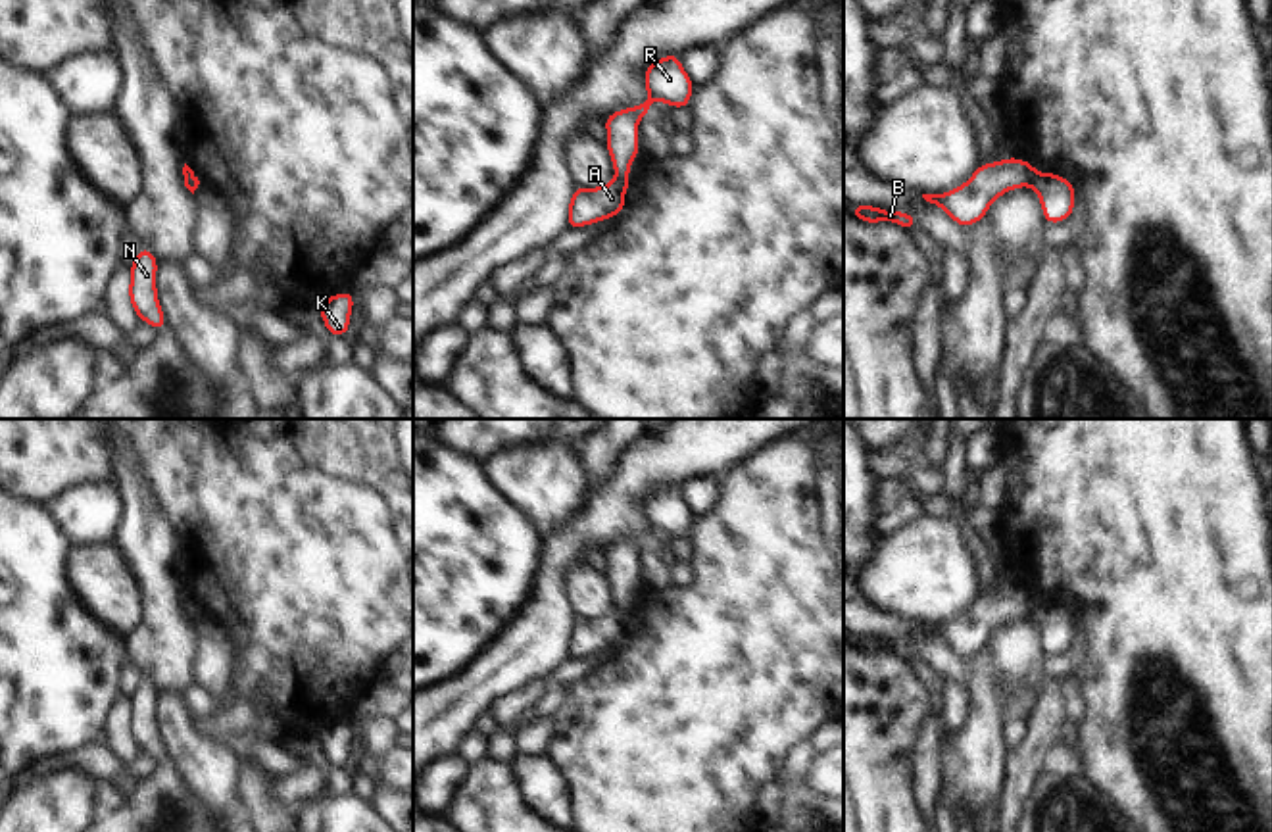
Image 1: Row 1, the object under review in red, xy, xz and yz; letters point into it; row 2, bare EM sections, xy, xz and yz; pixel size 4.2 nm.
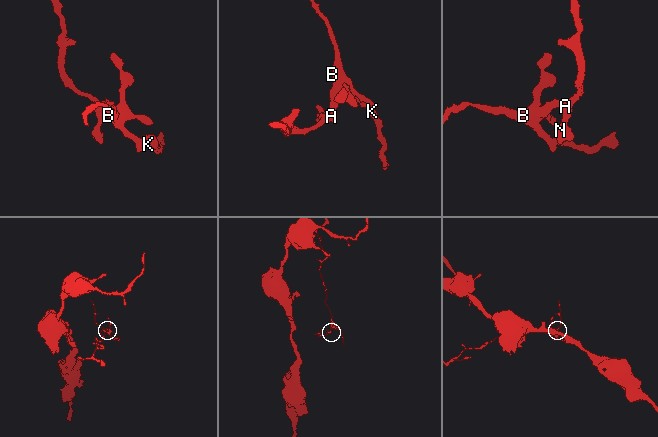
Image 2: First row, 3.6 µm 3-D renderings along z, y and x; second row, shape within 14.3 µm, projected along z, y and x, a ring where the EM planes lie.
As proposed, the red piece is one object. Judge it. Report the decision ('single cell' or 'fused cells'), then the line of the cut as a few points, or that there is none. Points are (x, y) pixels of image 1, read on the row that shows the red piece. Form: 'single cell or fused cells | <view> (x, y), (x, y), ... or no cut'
fused cells | xz (615, 175), (627, 177)

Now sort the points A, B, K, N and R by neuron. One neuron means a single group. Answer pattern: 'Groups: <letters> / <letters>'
Groups: A N / B K R

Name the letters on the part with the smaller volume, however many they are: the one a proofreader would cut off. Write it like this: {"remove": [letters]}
{"remove": ["A", "N"]}

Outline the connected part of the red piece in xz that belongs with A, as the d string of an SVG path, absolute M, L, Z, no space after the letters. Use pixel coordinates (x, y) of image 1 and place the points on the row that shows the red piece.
M615 177L609 184L598 188L575 184L569 202L567 227L586 227L619 215L626 206L624 192L628 184L630 177Z

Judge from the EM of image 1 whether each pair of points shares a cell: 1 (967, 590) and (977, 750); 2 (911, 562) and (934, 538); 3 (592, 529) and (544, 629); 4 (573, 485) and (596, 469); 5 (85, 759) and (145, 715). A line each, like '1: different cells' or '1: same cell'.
1: different cells
2: same cell
3: same cell
4: different cells
5: different cells

